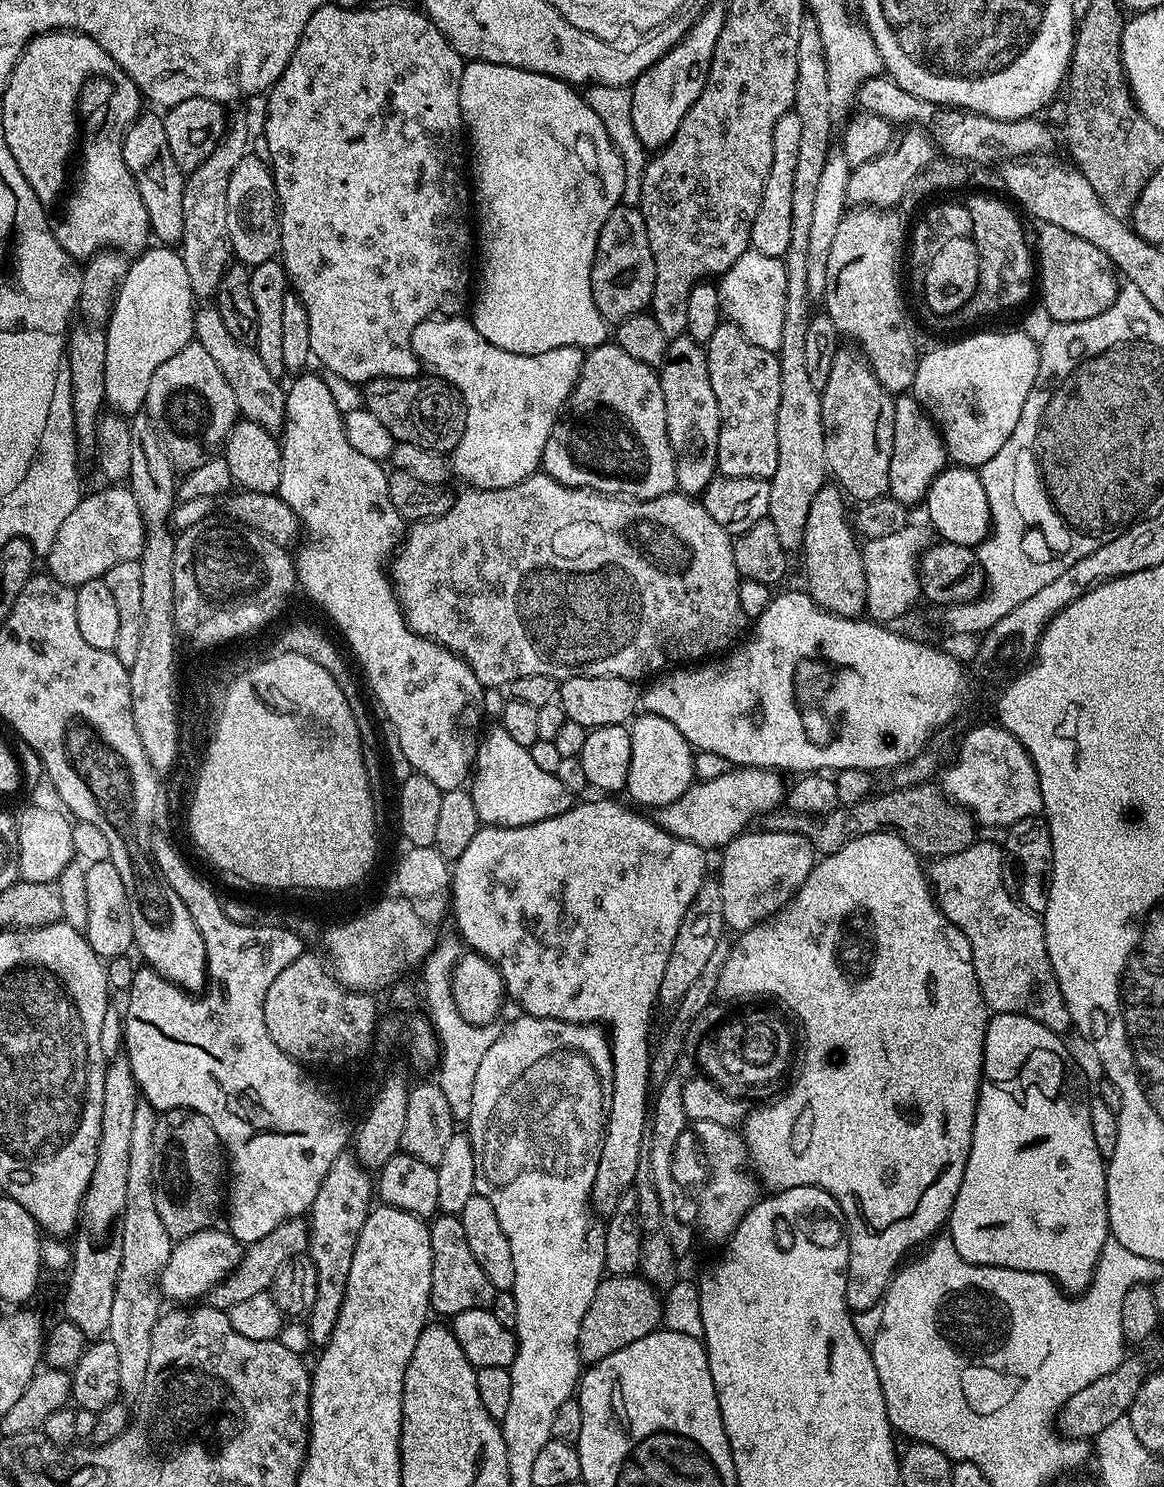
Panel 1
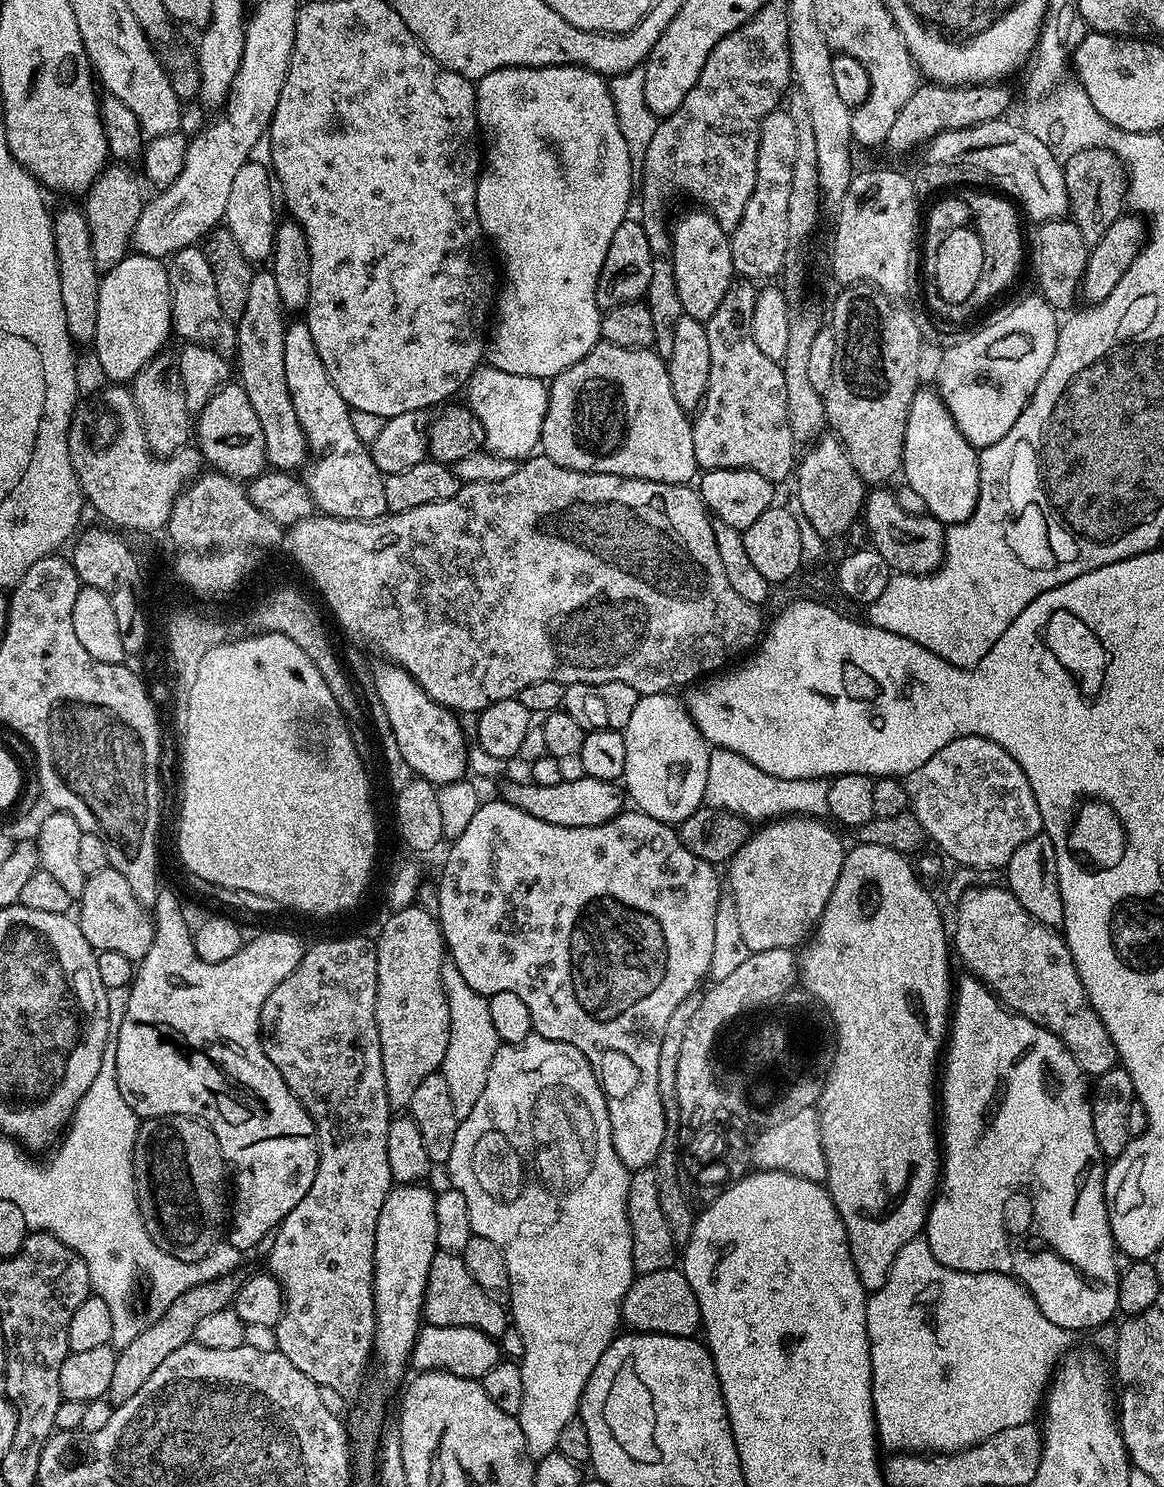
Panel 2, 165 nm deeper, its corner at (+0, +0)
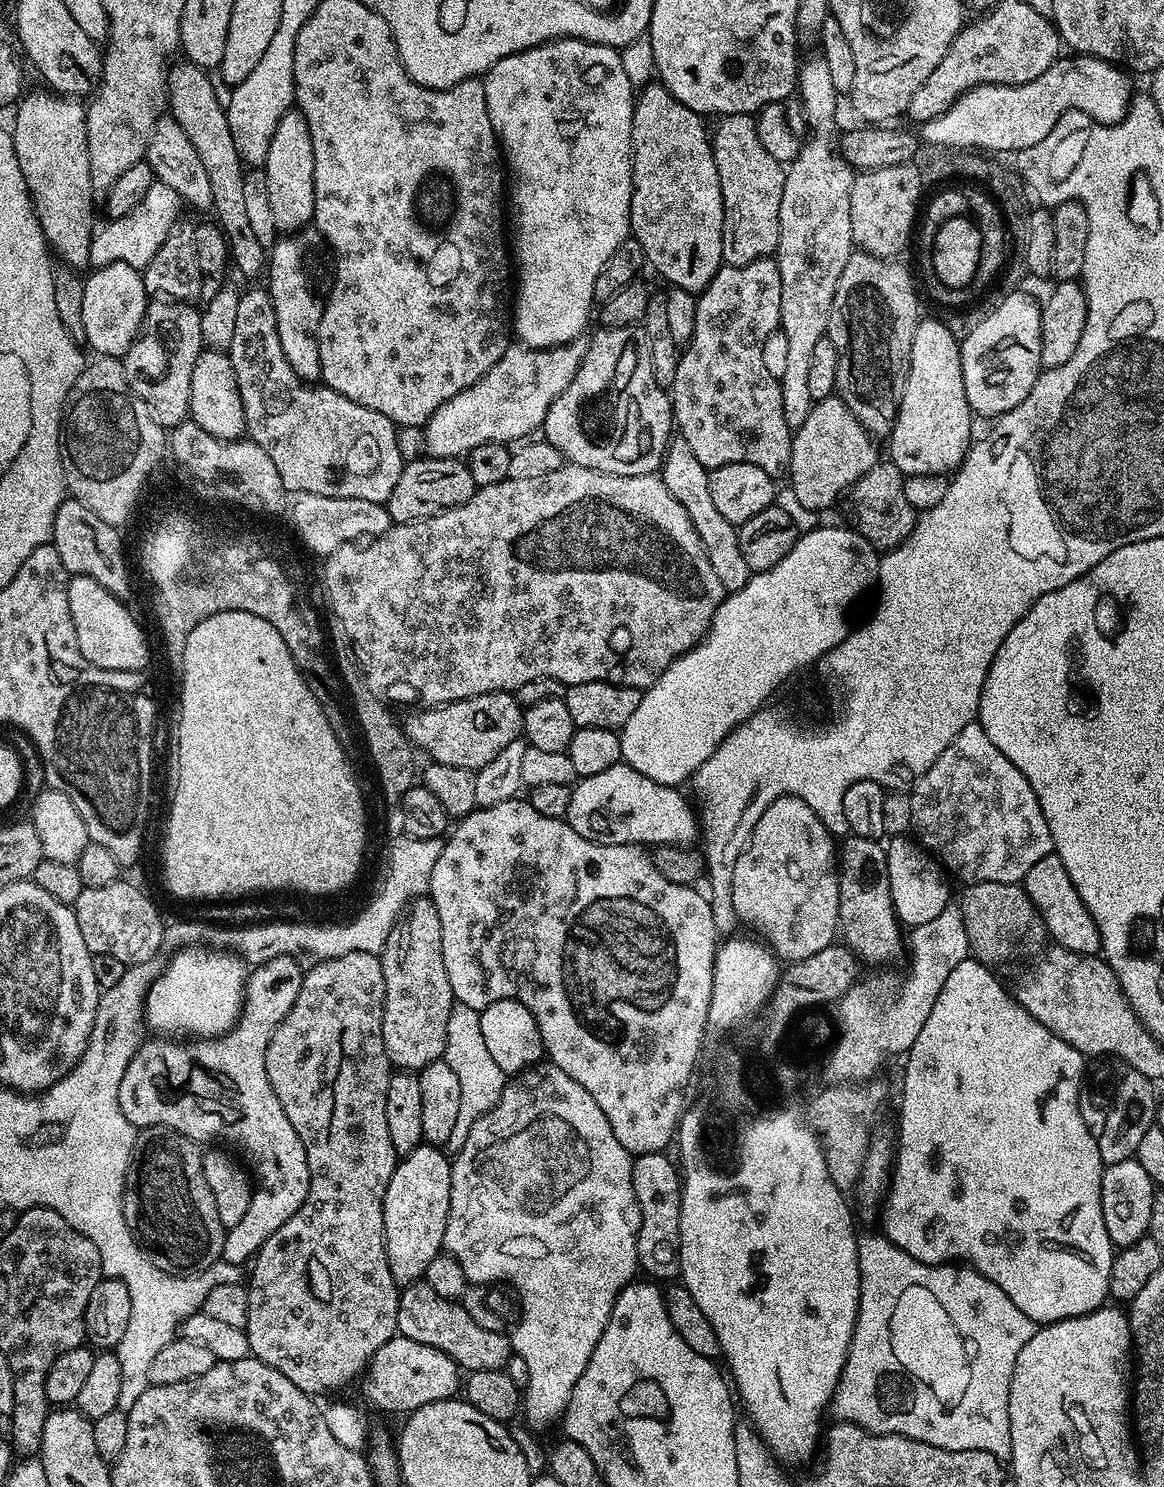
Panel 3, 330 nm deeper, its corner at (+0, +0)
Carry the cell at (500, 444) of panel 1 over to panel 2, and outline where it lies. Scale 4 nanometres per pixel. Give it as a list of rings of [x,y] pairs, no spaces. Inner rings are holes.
[[[481,366],[473,372],[466,385],[468,392],[467,407],[482,422],[484,427],[484,448],[494,456],[510,458],[517,462],[533,455],[537,451],[542,434],[542,422],[548,409],[549,385],[538,378],[526,378],[522,374],[506,374],[506,370],[498,370],[491,366]]]

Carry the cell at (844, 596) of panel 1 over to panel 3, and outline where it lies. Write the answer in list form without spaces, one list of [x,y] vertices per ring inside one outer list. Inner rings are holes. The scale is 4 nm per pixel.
[[[833,394],[824,400],[815,401],[810,414],[806,414],[806,422],[802,422],[802,426],[795,429],[786,473],[787,483],[794,490],[794,494],[798,494],[798,502],[802,502],[802,506],[806,506],[812,514],[830,507],[843,492],[845,495],[858,482],[858,478],[862,478],[862,474],[866,474],[866,470],[878,463],[876,444],[877,441],[858,422],[858,418],[850,414],[839,396]]]

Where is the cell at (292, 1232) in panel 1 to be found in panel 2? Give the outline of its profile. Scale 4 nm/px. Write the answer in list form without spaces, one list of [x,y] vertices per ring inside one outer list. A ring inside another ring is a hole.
[[[235,1275],[223,1276],[220,1280],[211,1280],[186,1290],[186,1294],[180,1294],[178,1298],[174,1298],[174,1302],[170,1304],[168,1309],[161,1316],[157,1316],[151,1321],[152,1325],[149,1328],[148,1325],[143,1327],[141,1332],[128,1344],[123,1345],[116,1353],[114,1375],[110,1381],[110,1390],[106,1397],[109,1403],[115,1406],[122,1402],[130,1402],[130,1398],[134,1398],[134,1394],[138,1394],[138,1390],[142,1390],[142,1385],[146,1383],[146,1378],[150,1378],[150,1374],[154,1374],[154,1370],[158,1370],[158,1366],[162,1366],[163,1360],[169,1354],[174,1354],[174,1350],[178,1350],[178,1346],[186,1346],[193,1343],[198,1330],[198,1322],[202,1322],[202,1318],[207,1318],[210,1314],[218,1314],[218,1310],[229,1307],[235,1301],[236,1292],[241,1286],[241,1281],[236,1279]]]

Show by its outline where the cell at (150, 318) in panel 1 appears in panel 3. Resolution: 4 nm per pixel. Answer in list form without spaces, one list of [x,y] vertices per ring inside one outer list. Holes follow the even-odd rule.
[[[111,263],[89,274],[84,280],[82,303],[82,319],[87,336],[85,343],[91,345],[93,353],[97,355],[122,358],[139,335],[145,310],[150,303],[144,277],[139,269],[126,263]]]

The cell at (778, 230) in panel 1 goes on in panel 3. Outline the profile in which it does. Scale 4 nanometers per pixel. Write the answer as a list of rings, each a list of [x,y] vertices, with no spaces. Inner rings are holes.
[[[739,112],[723,117],[719,121],[716,132],[711,133],[712,153],[718,166],[718,178],[722,186],[722,206],[724,207],[724,264],[746,266],[755,260],[771,257],[778,246],[780,223],[778,214],[782,206],[782,190],[784,189],[785,165],[762,146],[756,129],[756,116]]]

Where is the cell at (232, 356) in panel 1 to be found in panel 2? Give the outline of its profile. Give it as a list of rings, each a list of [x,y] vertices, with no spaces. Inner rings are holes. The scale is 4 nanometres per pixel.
[[[199,247],[183,248],[173,252],[167,261],[169,290],[172,292],[172,327],[175,335],[181,336],[181,341],[190,344],[204,344],[214,349],[225,358],[235,357],[236,354],[236,324],[222,310],[218,303],[218,289],[214,286],[214,270],[210,262],[206,262],[206,254]]]

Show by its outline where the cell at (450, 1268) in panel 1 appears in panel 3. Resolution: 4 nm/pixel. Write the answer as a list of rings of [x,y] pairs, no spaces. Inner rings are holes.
[[[423,1278],[415,1284],[403,1285],[398,1302],[396,1330],[401,1336],[414,1338],[414,1342],[442,1350],[465,1373],[507,1369],[508,1359],[514,1354],[513,1341],[508,1341],[503,1331],[495,1332],[480,1326],[474,1322],[474,1318],[470,1318],[463,1303],[434,1294],[434,1286],[430,1286]]]

